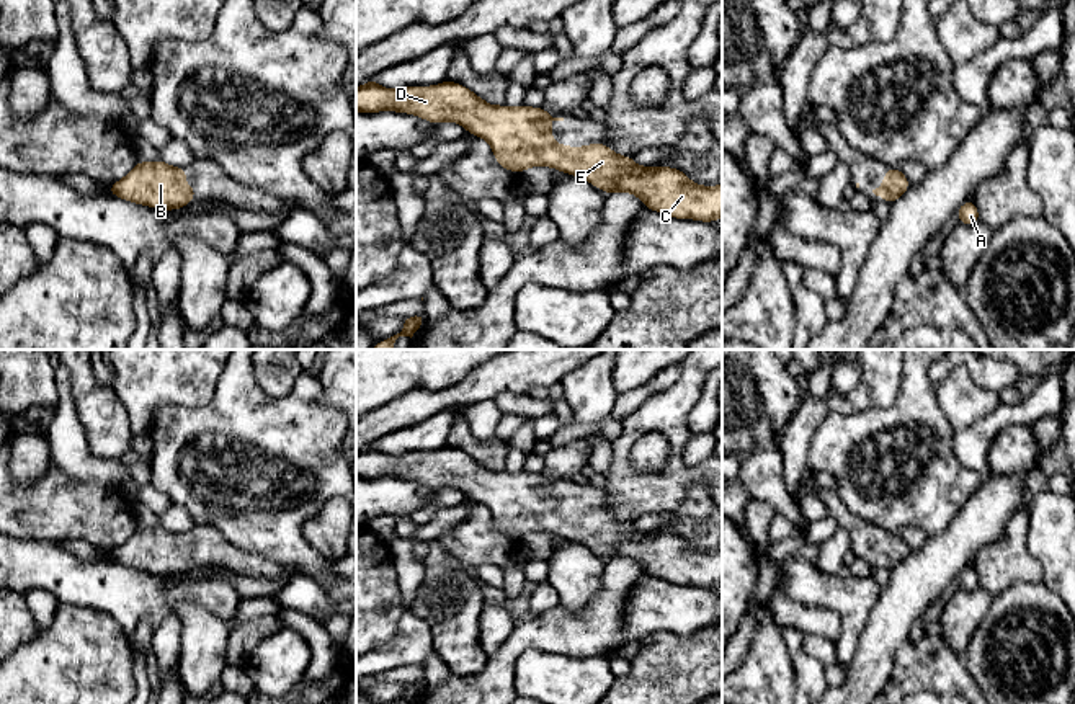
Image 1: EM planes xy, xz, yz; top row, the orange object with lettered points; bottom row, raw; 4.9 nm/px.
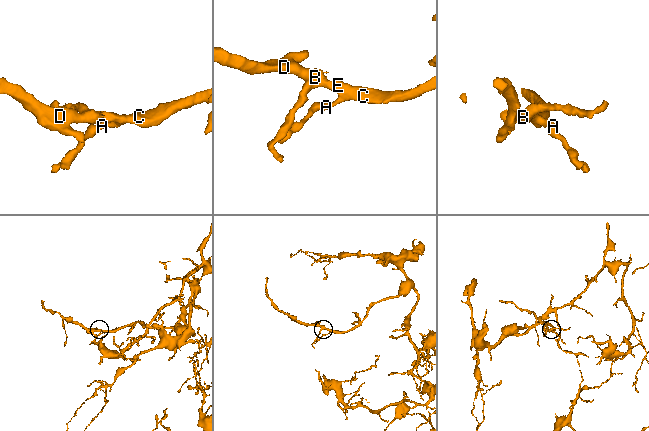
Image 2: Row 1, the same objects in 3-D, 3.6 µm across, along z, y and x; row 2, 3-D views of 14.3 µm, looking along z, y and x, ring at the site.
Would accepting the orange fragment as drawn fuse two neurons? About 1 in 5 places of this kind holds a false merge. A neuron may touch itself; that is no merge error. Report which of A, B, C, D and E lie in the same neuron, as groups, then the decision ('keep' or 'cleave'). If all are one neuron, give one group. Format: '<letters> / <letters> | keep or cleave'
A B C D E | keep

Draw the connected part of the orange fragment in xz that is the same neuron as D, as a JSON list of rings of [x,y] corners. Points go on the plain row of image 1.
[[[374,444],[356,454],[356,477],[399,477],[417,480],[430,488],[454,487],[462,490],[471,501],[484,503],[495,519],[500,532],[521,539],[536,531],[557,534],[564,539],[577,541],[596,554],[614,560],[632,559],[640,564],[647,575],[665,578],[675,585],[696,585],[712,588],[722,583],[722,550],[699,552],[688,546],[685,537],[671,532],[637,532],[632,523],[622,523],[608,515],[603,508],[587,513],[565,513],[552,508],[551,488],[564,487],[552,483],[544,474],[510,474],[506,470],[492,472],[469,454],[456,448],[443,448],[435,452],[408,452],[387,456]]]

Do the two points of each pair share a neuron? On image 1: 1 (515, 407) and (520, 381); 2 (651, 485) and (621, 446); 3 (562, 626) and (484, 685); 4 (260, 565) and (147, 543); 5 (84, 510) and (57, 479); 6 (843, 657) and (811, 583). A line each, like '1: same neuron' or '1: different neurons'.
1: different neurons
2: same neuron
3: same neuron
4: same neuron
5: same neuron
6: same neuron

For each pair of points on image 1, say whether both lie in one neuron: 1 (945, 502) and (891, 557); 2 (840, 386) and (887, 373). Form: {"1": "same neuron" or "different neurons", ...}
{"1": "different neurons", "2": "different neurons"}

